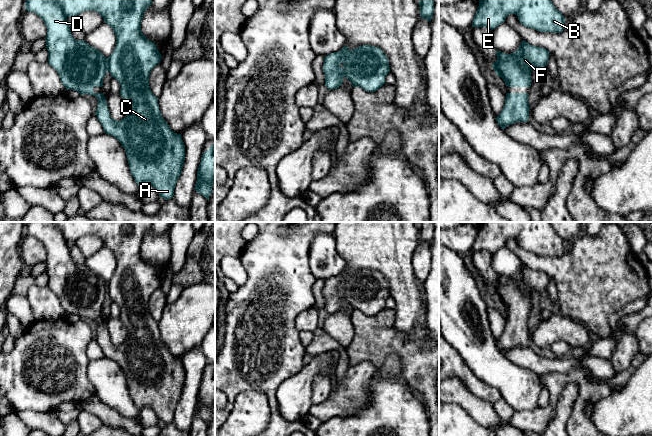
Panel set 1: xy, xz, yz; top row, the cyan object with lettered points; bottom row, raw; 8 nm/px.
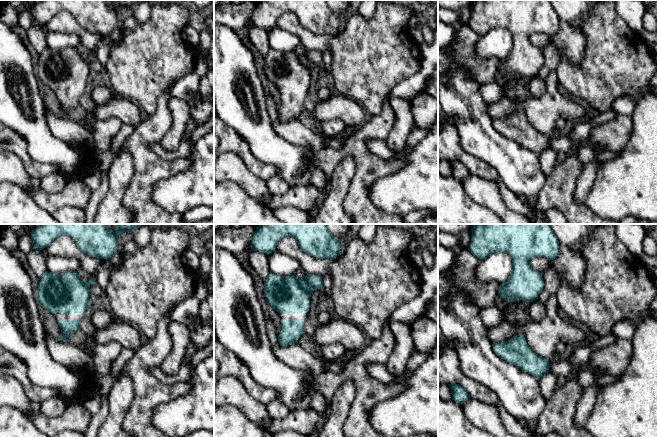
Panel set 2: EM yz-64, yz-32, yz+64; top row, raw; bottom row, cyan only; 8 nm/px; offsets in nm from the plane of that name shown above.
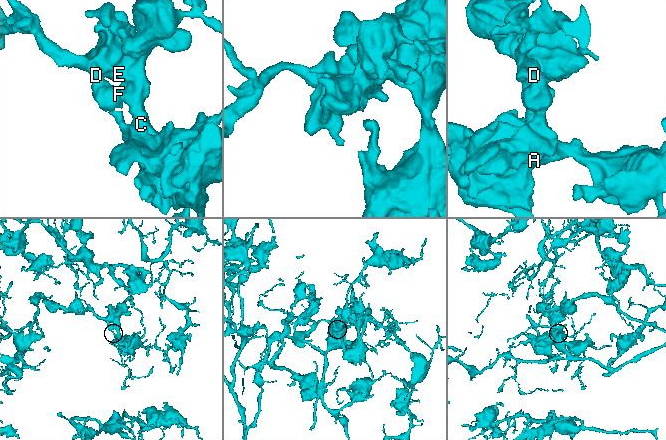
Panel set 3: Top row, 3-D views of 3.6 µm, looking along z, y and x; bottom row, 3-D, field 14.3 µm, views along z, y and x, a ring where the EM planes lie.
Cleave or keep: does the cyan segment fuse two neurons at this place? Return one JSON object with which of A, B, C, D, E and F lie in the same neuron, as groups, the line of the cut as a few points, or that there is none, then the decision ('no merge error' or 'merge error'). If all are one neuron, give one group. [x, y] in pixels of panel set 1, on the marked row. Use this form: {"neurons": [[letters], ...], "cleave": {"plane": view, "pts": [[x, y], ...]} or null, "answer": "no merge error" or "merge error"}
{"neurons": [["A", "B", "C", "D", "E", "F"]], "cleave": null, "answer": "no merge error"}

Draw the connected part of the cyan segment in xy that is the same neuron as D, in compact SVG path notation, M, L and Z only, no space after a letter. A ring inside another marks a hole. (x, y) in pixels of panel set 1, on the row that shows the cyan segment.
M26 0L25 9L37 14L44 21L47 27L48 63L57 71L66 90L77 91L80 95L93 95L97 98L98 105L95 114L101 122L104 133L115 137L125 149L130 172L138 186L149 183L156 189L159 196L167 200L173 198L176 182L182 172L185 160L185 145L181 134L173 132L162 117L158 98L152 93L149 86L150 73L162 58L155 43L148 40L141 31L144 13L151 4L152 0ZM89 10L98 12L116 35L115 49L108 58L84 40L74 39L71 34L67 18L75 18L80 13ZM107 71L120 83L120 95L128 105L128 113L120 121L110 117L104 93L93 92L94 87L103 86L103 79Z

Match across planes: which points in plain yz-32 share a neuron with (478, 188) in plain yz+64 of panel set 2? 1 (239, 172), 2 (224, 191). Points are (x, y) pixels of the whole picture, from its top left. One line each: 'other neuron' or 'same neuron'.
1: same neuron
2: other neuron

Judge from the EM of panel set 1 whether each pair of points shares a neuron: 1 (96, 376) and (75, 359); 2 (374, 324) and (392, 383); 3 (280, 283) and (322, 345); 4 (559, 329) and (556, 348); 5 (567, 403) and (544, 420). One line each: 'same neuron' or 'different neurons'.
1: different neurons
2: different neurons
3: different neurons
4: different neurons
5: different neurons

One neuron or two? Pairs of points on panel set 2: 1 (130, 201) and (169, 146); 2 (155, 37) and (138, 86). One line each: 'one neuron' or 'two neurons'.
1: two neurons
2: one neuron

